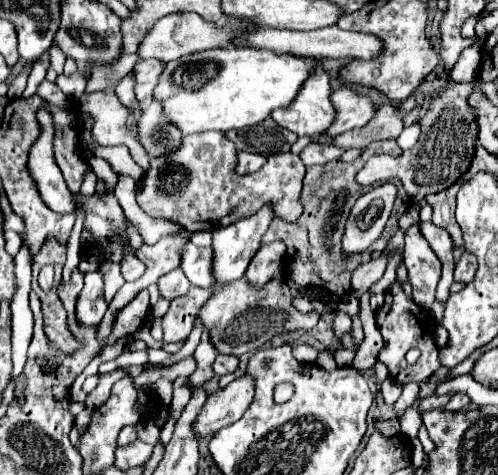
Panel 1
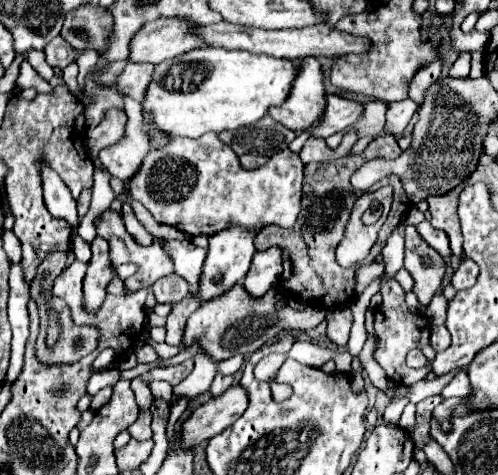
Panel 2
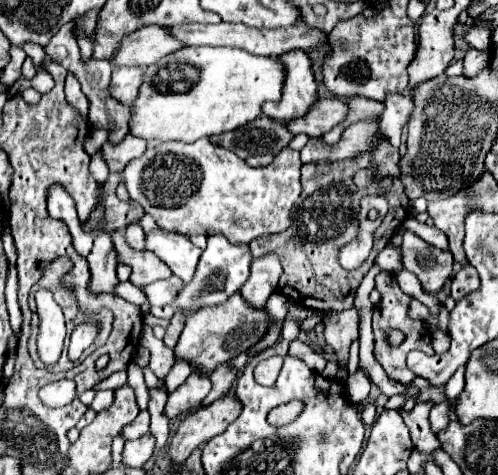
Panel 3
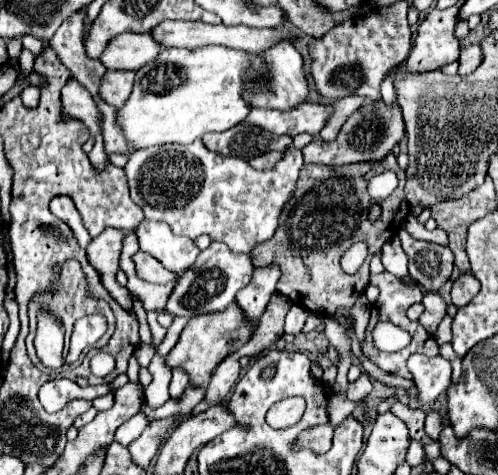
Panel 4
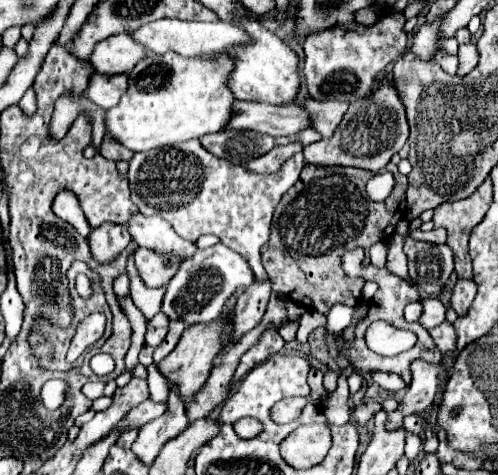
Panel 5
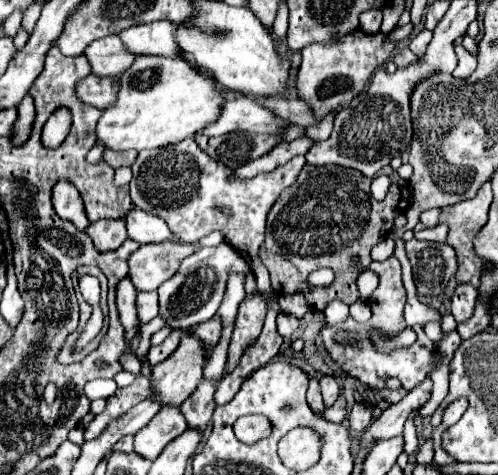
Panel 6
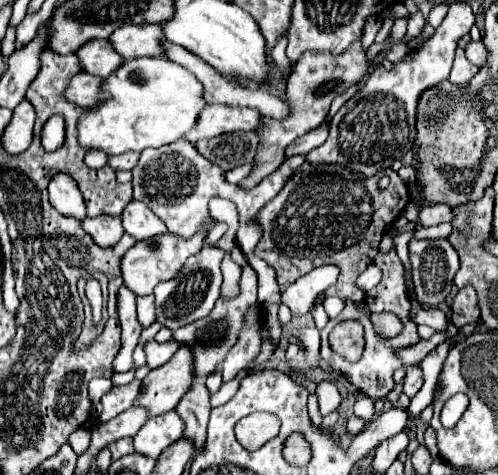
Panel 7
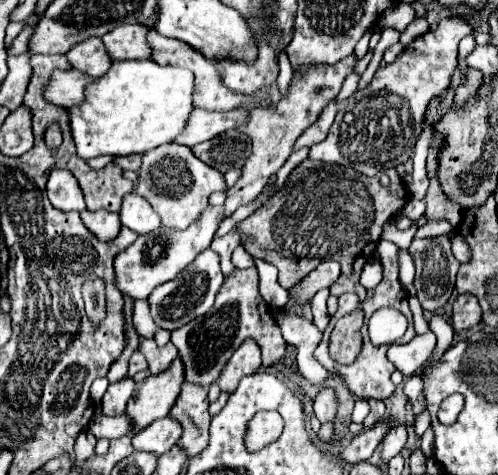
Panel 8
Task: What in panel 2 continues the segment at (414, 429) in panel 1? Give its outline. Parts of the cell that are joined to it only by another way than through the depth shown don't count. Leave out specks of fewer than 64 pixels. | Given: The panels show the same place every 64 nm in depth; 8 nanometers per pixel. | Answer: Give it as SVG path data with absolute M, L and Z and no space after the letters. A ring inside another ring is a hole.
M408 404L400 418L400 426L408 432L412 432L412 428L414 428L414 412L416 412L416 404Z

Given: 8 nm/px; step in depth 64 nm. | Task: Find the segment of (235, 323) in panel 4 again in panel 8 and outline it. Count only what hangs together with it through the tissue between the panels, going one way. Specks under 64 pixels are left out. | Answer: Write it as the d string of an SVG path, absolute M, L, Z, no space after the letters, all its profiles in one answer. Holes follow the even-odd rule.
M176 358L166 372L150 376L136 384L136 392L132 400L128 400L126 408L126 414L132 416L132 420L136 420L136 428L132 428L132 434L140 432L154 420L168 416L174 400L180 394L182 382L184 382L184 368L180 358Z

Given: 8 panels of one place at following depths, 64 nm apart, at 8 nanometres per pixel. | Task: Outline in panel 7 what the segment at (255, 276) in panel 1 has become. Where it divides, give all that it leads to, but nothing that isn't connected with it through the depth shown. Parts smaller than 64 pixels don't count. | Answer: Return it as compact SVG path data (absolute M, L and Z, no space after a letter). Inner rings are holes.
M248 314L248 320L244 324L244 330L236 342L236 346L228 352L224 364L222 364L222 382L234 380L238 372L252 370L256 364L256 356L260 352L260 336L258 336L258 316Z

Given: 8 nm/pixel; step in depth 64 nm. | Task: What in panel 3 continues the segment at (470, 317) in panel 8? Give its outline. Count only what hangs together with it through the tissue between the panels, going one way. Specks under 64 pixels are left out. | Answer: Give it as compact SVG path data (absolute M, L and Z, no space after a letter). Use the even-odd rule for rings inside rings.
M464 266L454 278L452 278L452 298L458 302L462 300L468 292L474 292L476 288L480 288L480 278L474 266Z

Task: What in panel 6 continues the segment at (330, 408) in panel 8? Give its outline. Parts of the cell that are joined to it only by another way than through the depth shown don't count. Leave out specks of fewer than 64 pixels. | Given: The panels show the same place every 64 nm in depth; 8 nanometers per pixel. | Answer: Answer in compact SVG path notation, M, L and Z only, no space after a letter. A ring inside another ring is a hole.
M322 376L320 378L320 392L324 398L324 406L330 408L340 396L340 386L336 384L336 380L332 376Z

